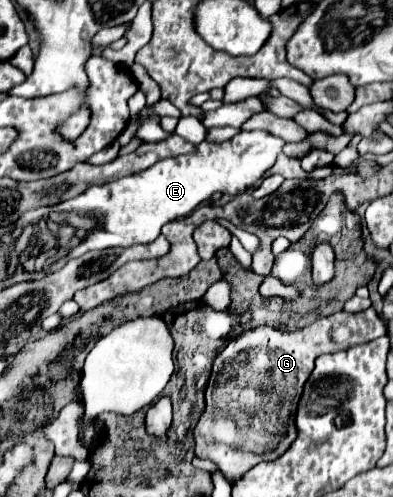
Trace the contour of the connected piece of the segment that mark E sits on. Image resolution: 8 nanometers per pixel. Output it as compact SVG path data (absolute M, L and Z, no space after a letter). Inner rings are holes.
M239 131L233 139L227 139L223 143L203 141L189 155L163 159L137 175L89 187L75 199L55 205L53 211L75 211L77 215L93 213L97 217L97 227L91 233L87 233L81 247L71 249L65 257L53 263L51 271L59 271L69 259L83 255L89 249L131 247L139 243L151 243L159 237L161 227L165 223L193 213L193 209L205 203L213 193L241 195L243 191L249 191L275 163L283 145L283 139L267 131Z

